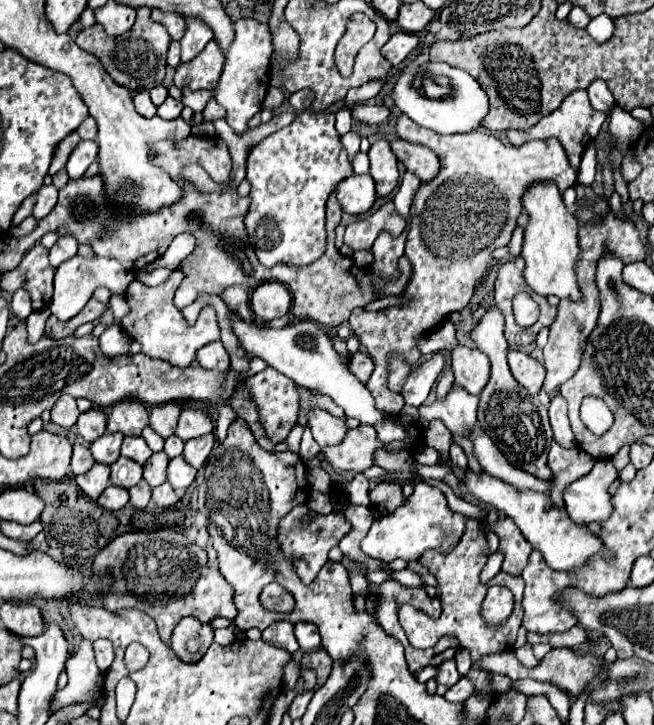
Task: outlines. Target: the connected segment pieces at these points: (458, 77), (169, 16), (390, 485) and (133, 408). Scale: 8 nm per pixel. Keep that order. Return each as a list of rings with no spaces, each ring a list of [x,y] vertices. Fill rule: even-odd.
[[[425,62],[421,64],[417,70],[413,72],[403,72],[397,80],[397,84],[393,86],[393,102],[395,106],[407,114],[413,122],[417,122],[423,128],[429,128],[433,132],[439,134],[457,134],[457,132],[471,132],[475,128],[479,128],[485,112],[489,112],[489,102],[487,102],[487,94],[483,92],[483,88],[477,84],[477,80],[467,74],[461,68],[453,68],[445,62]],[[417,70],[429,74],[429,76],[447,76],[449,84],[453,86],[453,92],[449,98],[441,98],[441,100],[429,100],[425,96],[421,96],[415,88],[413,88],[413,78],[417,74]]]
[[[153,10],[153,16],[151,16],[155,22],[163,24],[165,30],[169,32],[169,36],[173,40],[179,40],[185,32],[185,20],[181,14],[173,14],[173,12],[161,12],[161,10]]]
[[[381,482],[377,484],[377,488],[371,490],[371,502],[377,506],[385,506],[389,512],[393,512],[397,506],[401,506],[401,502],[405,502],[405,496],[401,494],[401,484],[395,482]]]
[[[123,400],[111,408],[107,430],[121,432],[123,436],[139,436],[149,424],[149,410],[137,400]]]

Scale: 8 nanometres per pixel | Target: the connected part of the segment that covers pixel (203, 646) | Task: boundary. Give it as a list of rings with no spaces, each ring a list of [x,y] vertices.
[[[183,618],[171,636],[171,648],[183,662],[199,662],[213,642],[213,628],[197,618]]]

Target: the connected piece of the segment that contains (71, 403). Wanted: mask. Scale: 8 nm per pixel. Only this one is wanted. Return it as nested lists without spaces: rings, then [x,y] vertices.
[[[61,396],[61,400],[57,400],[57,404],[51,408],[51,422],[57,426],[71,428],[75,426],[77,418],[79,418],[79,410],[73,396]]]

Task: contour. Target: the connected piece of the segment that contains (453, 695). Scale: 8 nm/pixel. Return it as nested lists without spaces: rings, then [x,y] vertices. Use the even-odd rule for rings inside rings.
[[[463,676],[453,688],[449,688],[449,690],[443,694],[443,698],[449,700],[449,702],[465,702],[473,692],[475,692],[475,684],[471,682],[469,676]]]

